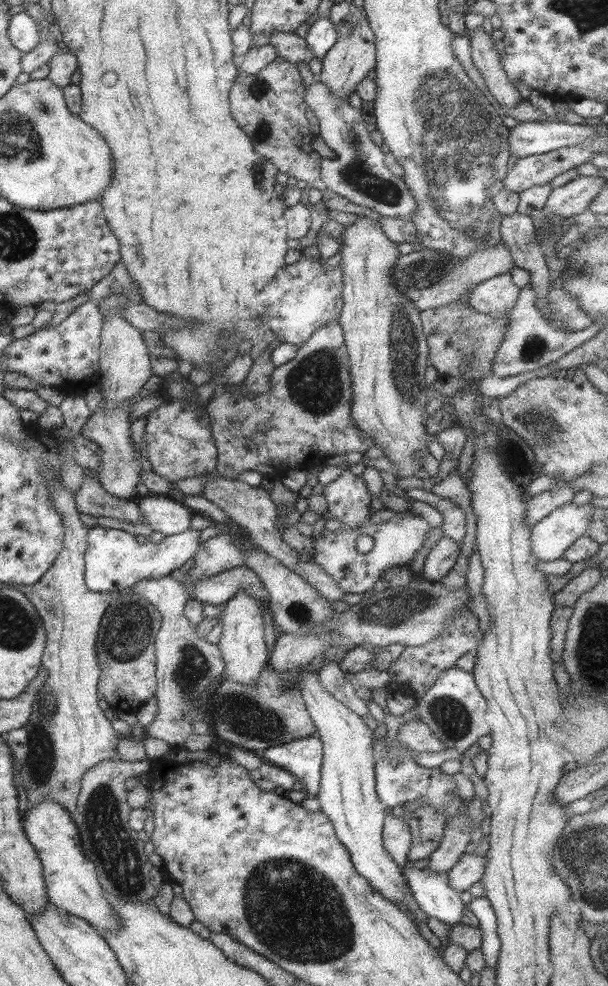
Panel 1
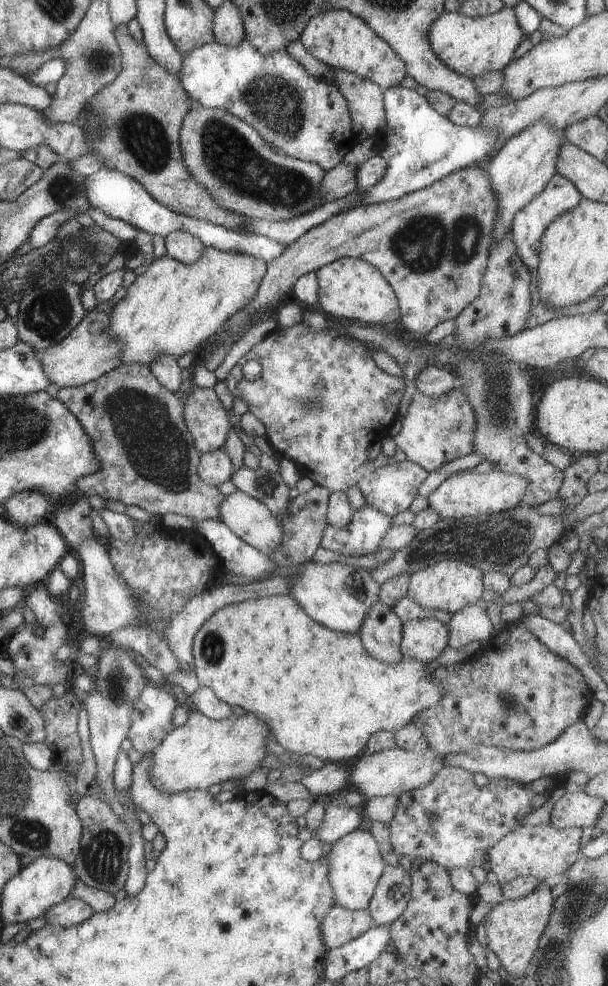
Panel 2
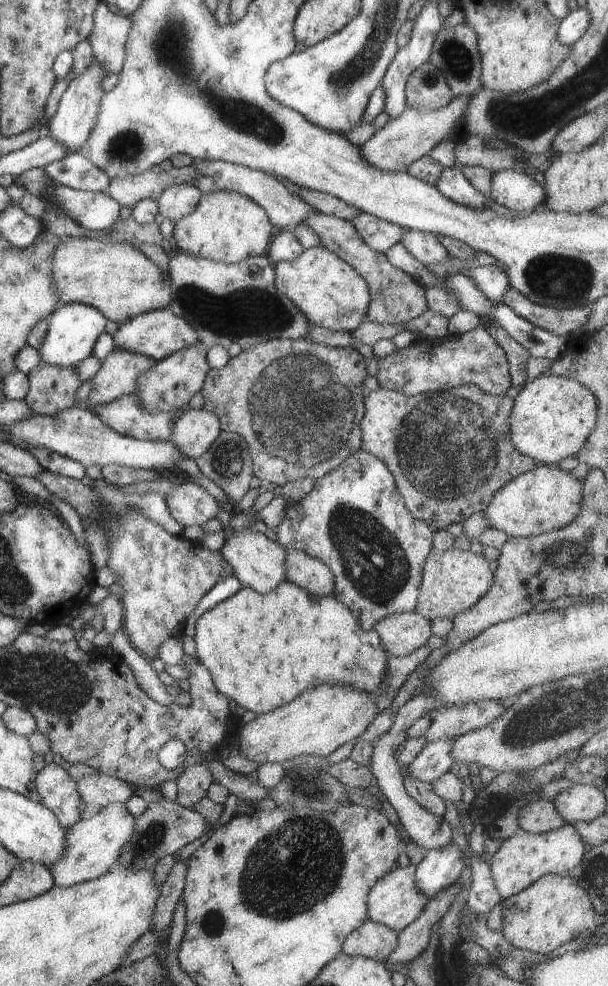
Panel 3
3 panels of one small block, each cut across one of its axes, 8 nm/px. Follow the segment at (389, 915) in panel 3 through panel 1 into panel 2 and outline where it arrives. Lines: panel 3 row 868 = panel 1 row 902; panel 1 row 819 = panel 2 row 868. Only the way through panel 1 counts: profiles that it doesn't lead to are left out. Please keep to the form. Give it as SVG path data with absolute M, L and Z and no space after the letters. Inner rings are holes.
M356 829L350 834L345 834L333 844L328 856L330 862L328 880L334 890L336 904L354 911L368 909L386 866L378 842L372 833Z

